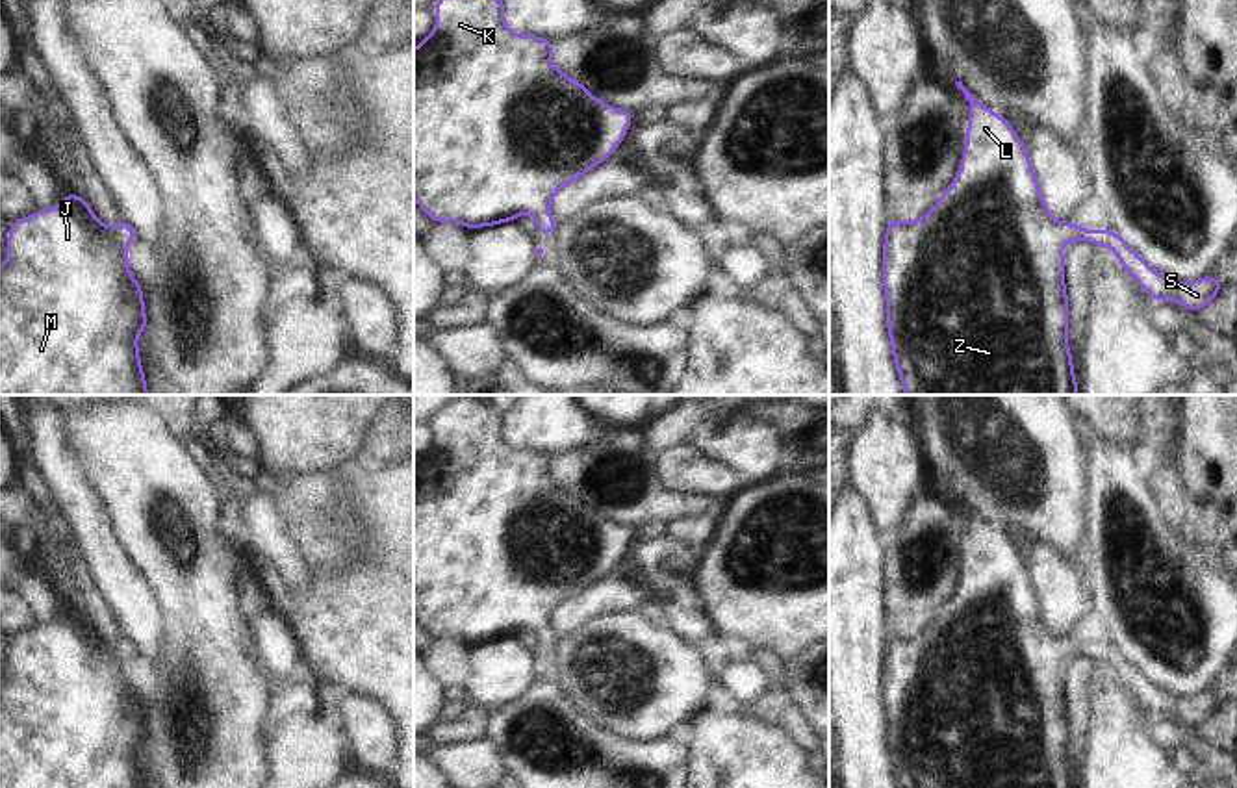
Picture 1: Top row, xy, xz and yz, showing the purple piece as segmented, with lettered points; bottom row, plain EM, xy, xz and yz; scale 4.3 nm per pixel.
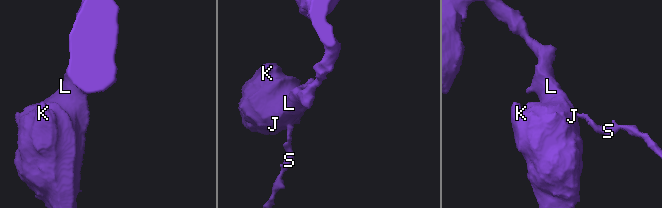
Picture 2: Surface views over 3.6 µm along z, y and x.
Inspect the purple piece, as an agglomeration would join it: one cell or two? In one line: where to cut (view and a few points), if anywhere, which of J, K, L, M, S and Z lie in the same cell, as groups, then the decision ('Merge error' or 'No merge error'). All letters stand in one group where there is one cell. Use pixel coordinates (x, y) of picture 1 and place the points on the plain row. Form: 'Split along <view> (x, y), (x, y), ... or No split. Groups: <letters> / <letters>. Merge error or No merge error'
No split. Groups: J K L M S Z. No merge error

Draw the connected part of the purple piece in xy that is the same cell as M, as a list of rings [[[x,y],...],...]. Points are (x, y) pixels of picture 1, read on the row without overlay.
[[[65,608],[63,616],[11,638],[7,677],[0,680],[0,788],[145,788],[139,747],[148,749],[143,699],[128,682],[126,662],[139,649],[122,632],[108,643],[87,614]]]

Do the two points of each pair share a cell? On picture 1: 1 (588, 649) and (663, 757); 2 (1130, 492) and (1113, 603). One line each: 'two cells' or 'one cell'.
1: two cells
2: one cell

